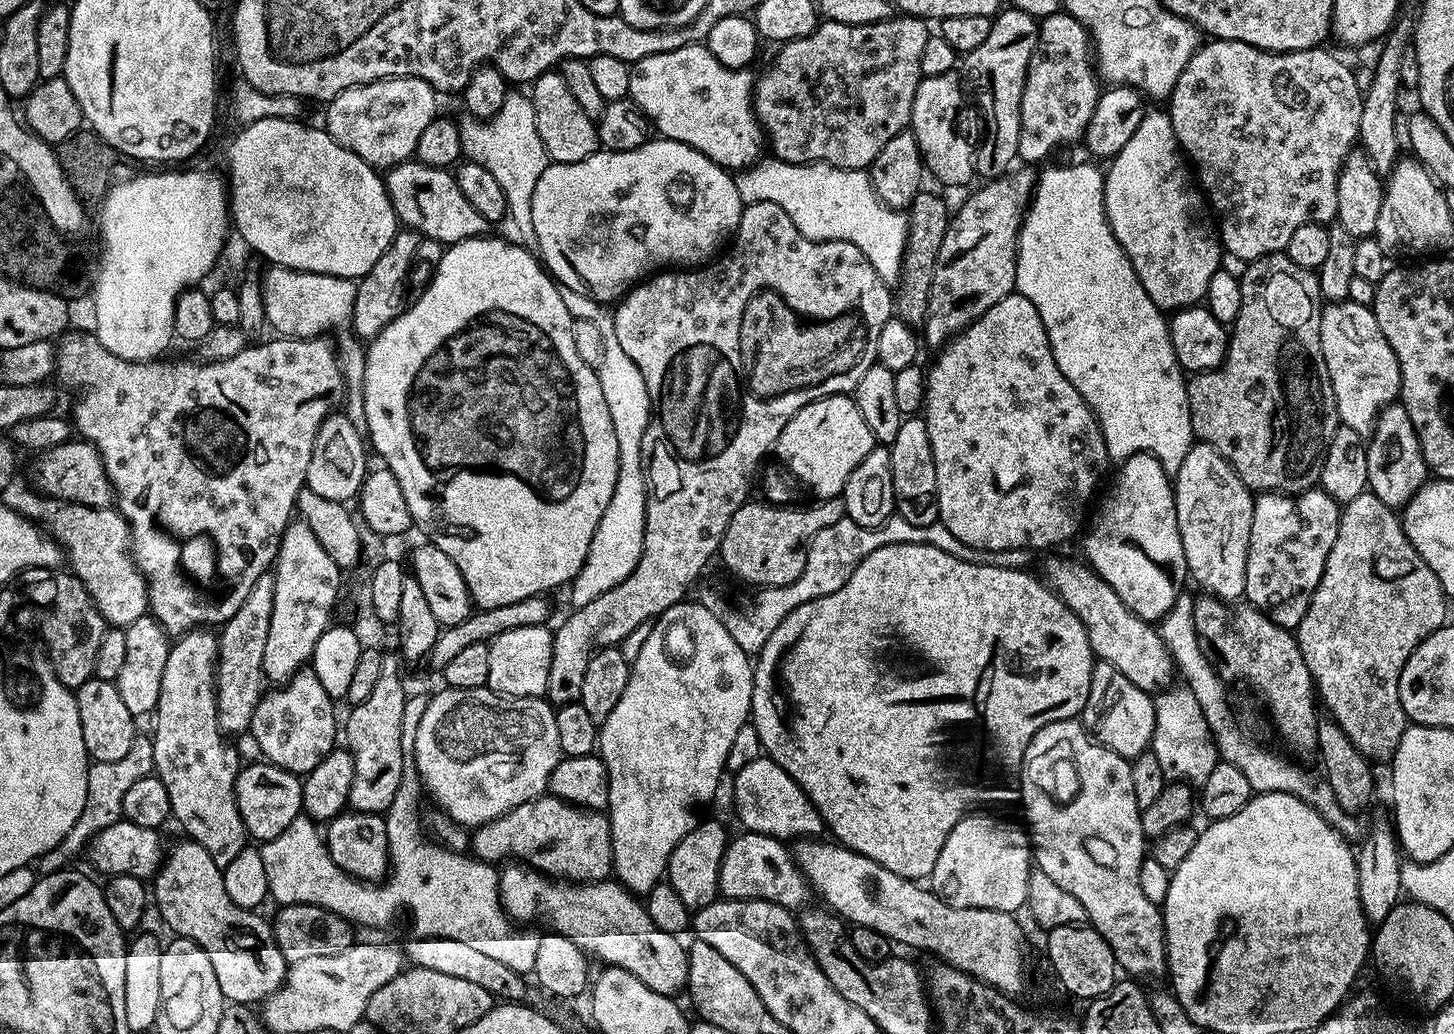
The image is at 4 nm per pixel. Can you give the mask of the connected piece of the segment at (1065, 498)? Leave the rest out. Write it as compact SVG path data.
M1013 294L1002 298L1002 302L998 302L994 306L990 306L990 310L986 310L986 314L978 317L965 332L959 332L953 336L943 348L939 349L936 362L927 371L926 379L928 381L928 390L924 397L924 406L922 415L926 422L926 430L930 434L930 450L934 450L934 471L938 473L938 490L936 491L936 501L938 502L938 510L940 511L939 523L946 526L946 530L950 530L950 534L966 542L966 546L977 548L978 550L990 550L991 552L1005 552L1006 550L1014 550L1015 548L1027 548L1029 550L1037 550L1036 548L1048 548L1044 550L1052 550L1055 544L1060 544L1063 540L1068 540L1076 531L1081 531L1082 525L1086 520L1086 512L1084 516L1084 507L1088 504L1088 499L1092 496L1092 491L1096 488L1096 483L1100 480L1100 475L1104 472L1104 467L1110 464L1108 459L1108 447L1104 441L1104 435L1100 429L1100 423L1096 421L1096 415L1088 408L1088 403L1082 398L1082 394L1078 394L1078 390L1074 390L1074 386L1066 378L1066 374L1062 374L1062 370L1058 370L1058 362L1054 362L1054 354L1050 346L1050 338L1046 334L1046 330L1042 326L1042 318L1038 314L1038 310L1034 310L1034 302L1030 302L1025 296Z

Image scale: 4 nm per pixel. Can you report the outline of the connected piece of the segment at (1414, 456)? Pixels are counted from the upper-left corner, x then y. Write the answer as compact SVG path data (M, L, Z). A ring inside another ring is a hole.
M1399 402L1387 404L1376 416L1376 425L1373 426L1366 443L1366 474L1368 475L1367 491L1373 492L1386 506L1393 510L1403 509L1410 502L1410 498L1429 479L1428 464L1422 454L1422 446L1418 442L1418 434L1410 422L1410 414L1406 414L1404 405Z

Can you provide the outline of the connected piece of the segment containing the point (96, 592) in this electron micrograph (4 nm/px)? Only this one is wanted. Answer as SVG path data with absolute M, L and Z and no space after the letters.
M64 502L57 508L50 535L60 545L67 563L72 563L75 579L86 586L105 625L126 629L130 622L149 615L148 581L132 558L132 532L126 517L115 507L91 508Z

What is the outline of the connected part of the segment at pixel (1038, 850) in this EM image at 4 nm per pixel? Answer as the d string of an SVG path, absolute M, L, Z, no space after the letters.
M1073 718L1071 720L1050 722L1046 726L1042 726L1042 730L1038 730L1038 734L1034 734L1034 738L1026 750L1024 766L1020 769L1018 796L1021 801L1024 799L1024 816L1028 819L1026 828L1030 833L1034 864L1038 871L1046 874L1052 881L1058 882L1058 886L1062 886L1062 890L1066 890L1066 894L1074 894L1074 898L1078 898L1078 902L1082 902L1082 910L1086 910L1088 915L1087 923L1095 928L1098 934L1102 934L1102 938L1106 938L1110 950L1114 950L1116 966L1121 973L1127 974L1132 978L1140 978L1136 976L1163 977L1166 972L1166 957L1168 955L1164 945L1164 913L1158 905L1154 902L1149 902L1143 896L1142 889L1138 883L1138 866L1142 866L1146 855L1146 849L1144 849L1146 837L1140 821L1141 808L1134 798L1134 774L1129 760L1114 754L1114 750L1096 743L1089 736L1088 729L1084 727L1079 719Z

